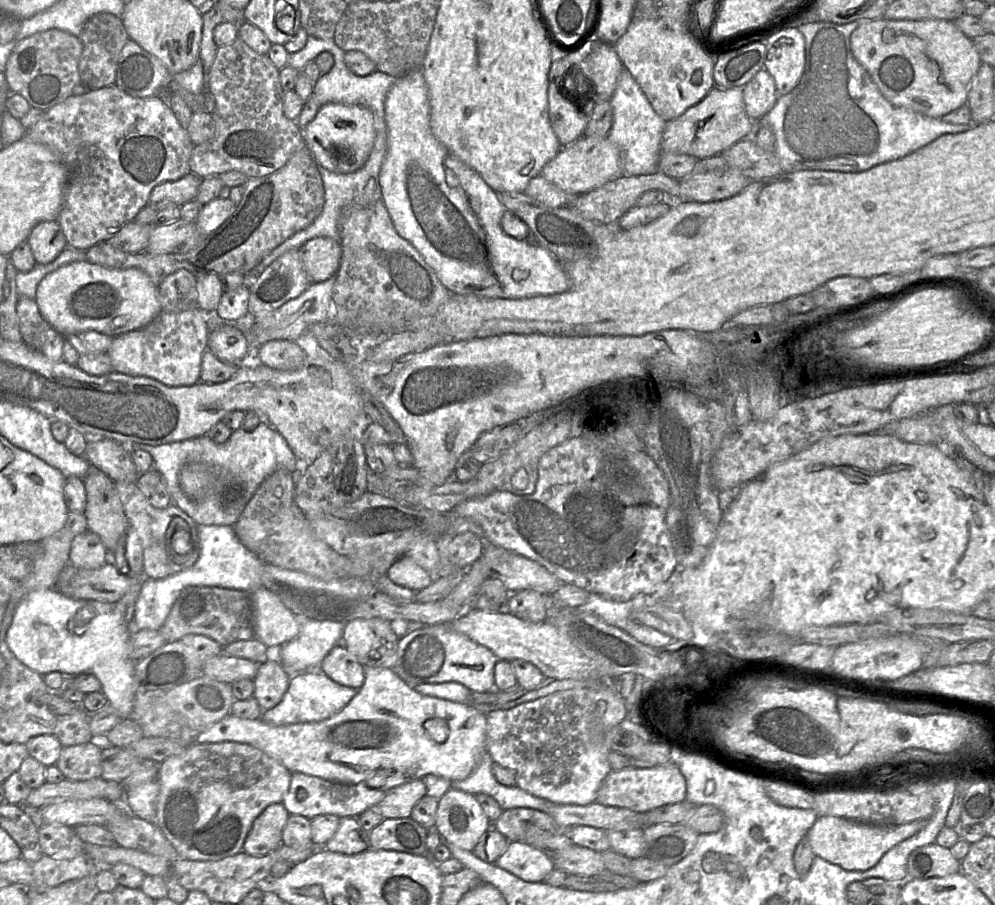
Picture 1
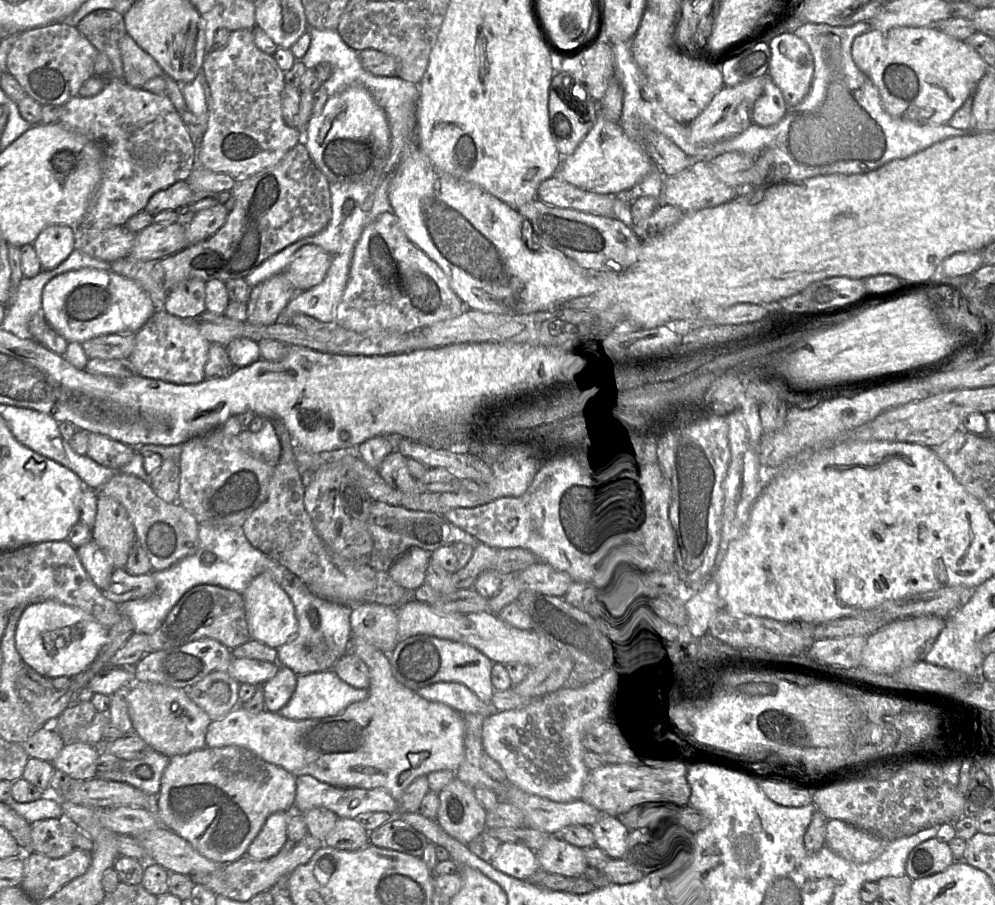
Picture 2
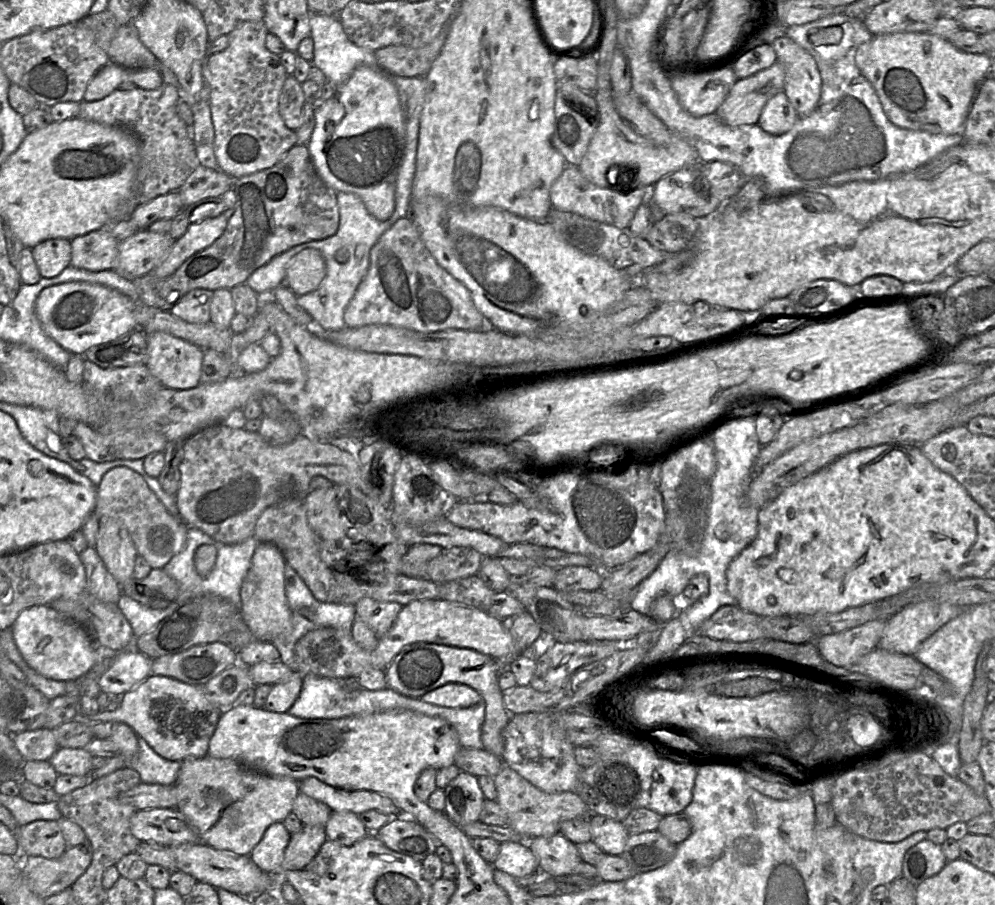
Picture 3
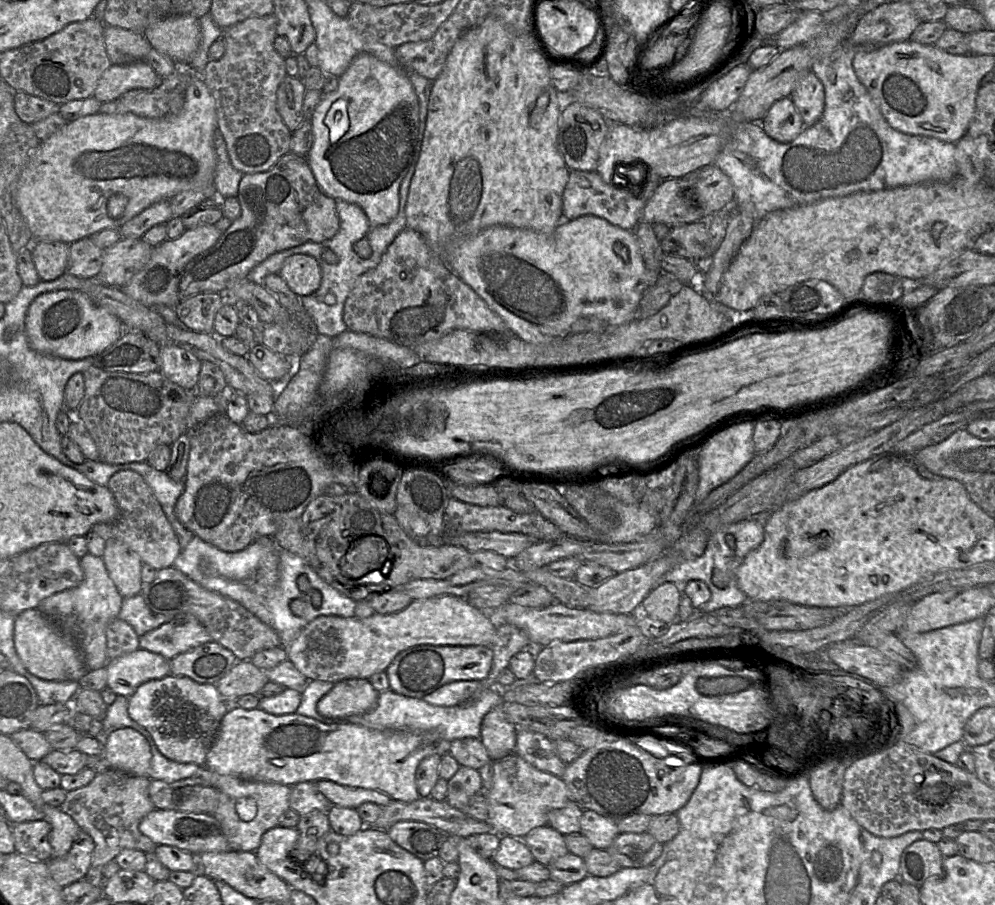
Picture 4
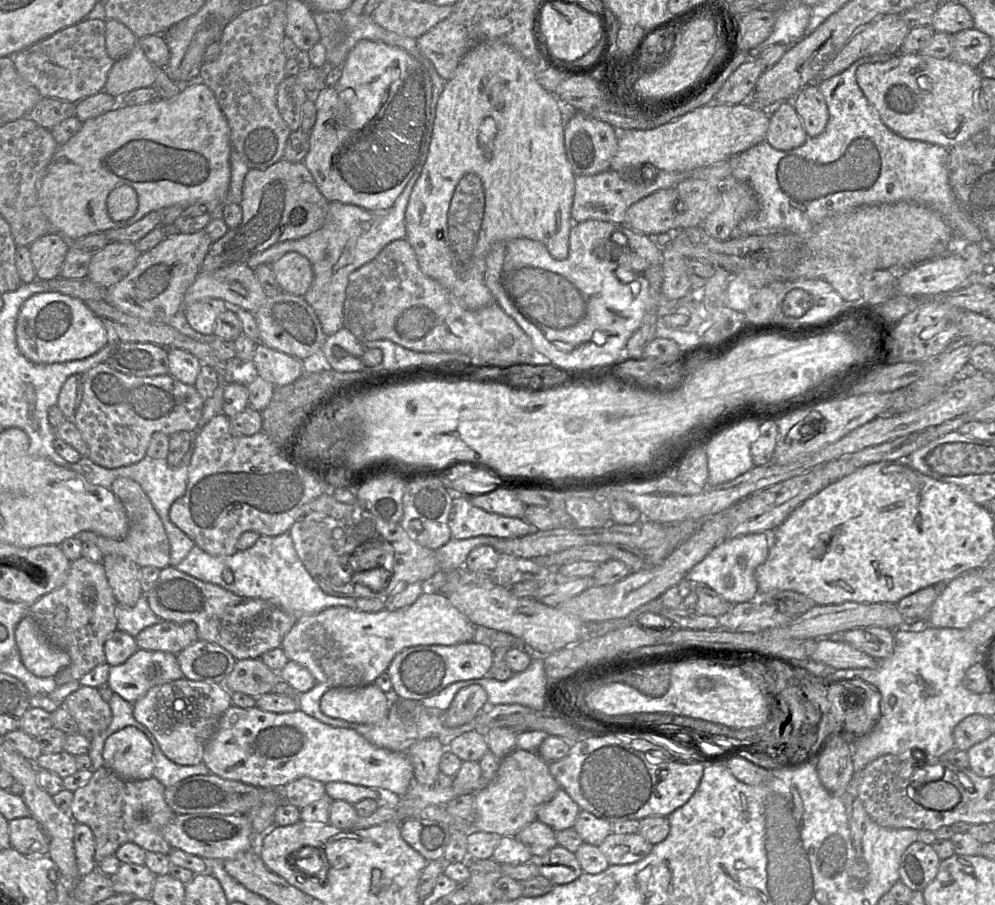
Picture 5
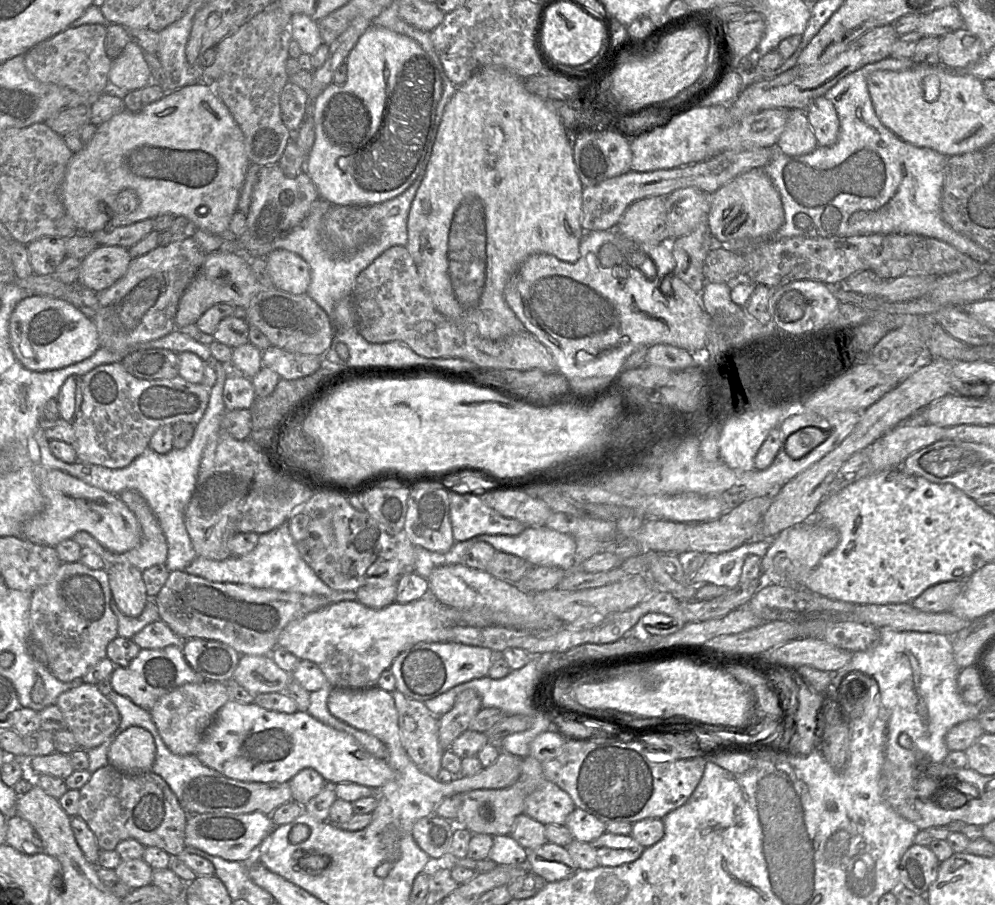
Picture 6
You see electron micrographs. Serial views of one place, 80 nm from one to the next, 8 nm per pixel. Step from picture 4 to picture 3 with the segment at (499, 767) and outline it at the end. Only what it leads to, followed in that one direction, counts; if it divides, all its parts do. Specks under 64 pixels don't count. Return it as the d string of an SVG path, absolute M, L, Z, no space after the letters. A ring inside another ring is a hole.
M503 761L494 781L497 791L496 802L506 811L508 826L524 838L554 835L559 832L562 822L575 818L586 818L589 815L586 804L575 792L544 792L503 764Z

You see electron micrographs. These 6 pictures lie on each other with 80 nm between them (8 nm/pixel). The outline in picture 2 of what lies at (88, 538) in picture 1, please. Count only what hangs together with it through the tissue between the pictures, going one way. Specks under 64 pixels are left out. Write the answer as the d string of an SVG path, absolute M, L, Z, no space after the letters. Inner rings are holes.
M94 540L78 547L77 554L90 579L101 591L111 583L115 566Z

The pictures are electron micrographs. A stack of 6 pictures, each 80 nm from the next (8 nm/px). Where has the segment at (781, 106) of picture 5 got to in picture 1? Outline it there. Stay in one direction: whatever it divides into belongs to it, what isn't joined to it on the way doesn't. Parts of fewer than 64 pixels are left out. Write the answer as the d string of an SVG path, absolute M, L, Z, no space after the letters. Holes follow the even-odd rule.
M761 69L743 86L745 111L751 120L764 117L775 105L778 92L773 77L766 69Z

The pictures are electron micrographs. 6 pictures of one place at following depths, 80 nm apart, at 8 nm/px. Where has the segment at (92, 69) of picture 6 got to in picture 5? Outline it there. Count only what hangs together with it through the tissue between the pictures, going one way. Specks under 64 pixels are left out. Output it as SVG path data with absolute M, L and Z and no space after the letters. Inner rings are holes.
M86 20L54 33L12 56L18 74L44 98L79 101L103 91L114 61L105 46L105 21Z

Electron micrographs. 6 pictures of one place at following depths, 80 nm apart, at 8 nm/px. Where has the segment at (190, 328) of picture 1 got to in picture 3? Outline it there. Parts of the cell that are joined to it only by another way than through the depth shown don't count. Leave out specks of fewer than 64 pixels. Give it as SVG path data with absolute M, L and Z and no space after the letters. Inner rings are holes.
M159 331L148 334L147 342L145 366L165 387L187 390L200 384L203 349Z

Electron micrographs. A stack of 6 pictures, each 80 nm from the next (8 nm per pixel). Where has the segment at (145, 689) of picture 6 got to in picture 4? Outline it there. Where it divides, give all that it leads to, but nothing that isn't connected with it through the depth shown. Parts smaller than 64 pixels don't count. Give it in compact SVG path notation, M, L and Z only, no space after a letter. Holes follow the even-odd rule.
M137 649L105 665L107 686L116 694L129 698L145 682L170 675L169 660L160 654Z

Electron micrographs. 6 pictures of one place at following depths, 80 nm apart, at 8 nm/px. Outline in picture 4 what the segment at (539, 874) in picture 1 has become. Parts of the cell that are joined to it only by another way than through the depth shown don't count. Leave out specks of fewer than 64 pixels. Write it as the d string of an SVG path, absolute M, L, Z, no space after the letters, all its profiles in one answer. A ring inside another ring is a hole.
M500 836L500 845L492 861L504 868L518 870L533 863L534 857L522 839L512 836Z

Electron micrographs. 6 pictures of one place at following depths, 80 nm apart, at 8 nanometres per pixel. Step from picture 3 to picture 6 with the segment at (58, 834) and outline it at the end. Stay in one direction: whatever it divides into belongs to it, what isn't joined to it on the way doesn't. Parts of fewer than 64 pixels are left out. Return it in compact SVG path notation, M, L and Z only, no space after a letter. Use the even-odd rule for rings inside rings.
M18 815L7 818L6 844L25 855L44 853L43 843L34 828Z

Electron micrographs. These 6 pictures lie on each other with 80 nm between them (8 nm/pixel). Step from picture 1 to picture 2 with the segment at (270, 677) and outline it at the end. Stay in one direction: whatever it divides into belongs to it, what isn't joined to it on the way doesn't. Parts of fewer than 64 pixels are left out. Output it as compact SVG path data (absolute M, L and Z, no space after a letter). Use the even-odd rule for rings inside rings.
M279 666L274 677L261 685L266 711L277 713L291 699L297 684L297 675L287 667Z

